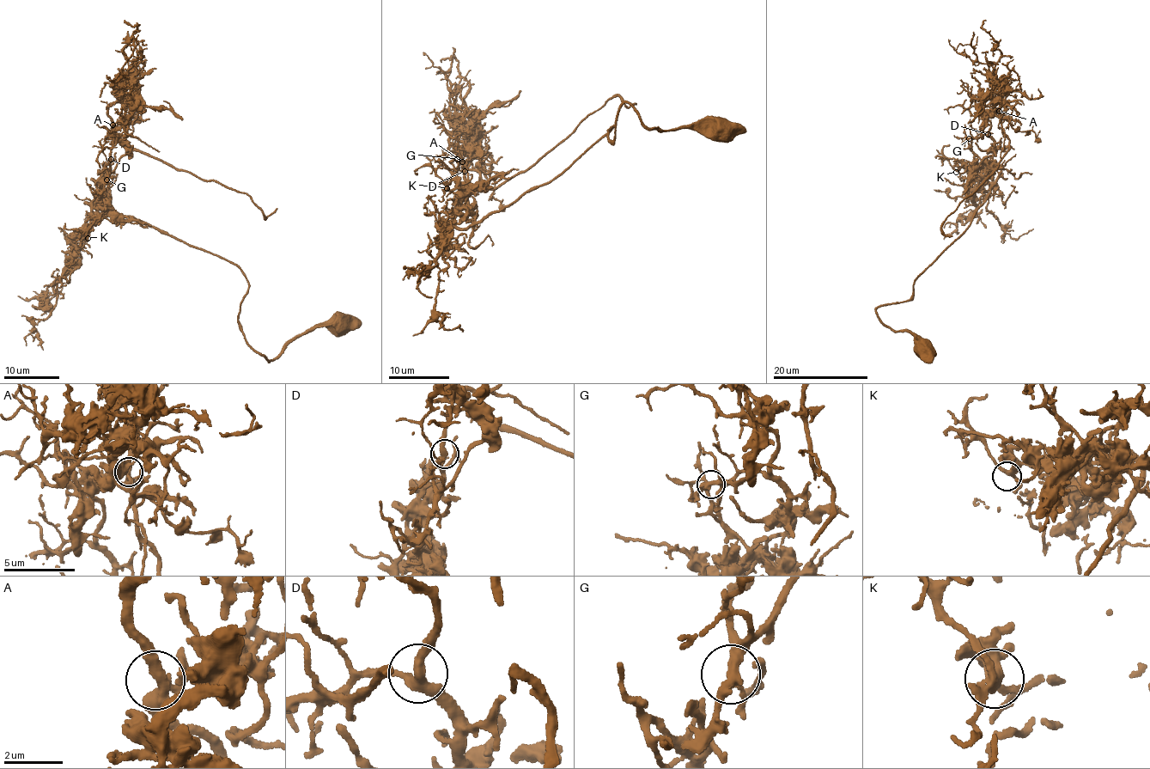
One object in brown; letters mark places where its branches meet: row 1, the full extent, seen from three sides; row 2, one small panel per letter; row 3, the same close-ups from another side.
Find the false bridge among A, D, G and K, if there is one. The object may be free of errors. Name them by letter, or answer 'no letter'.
G

